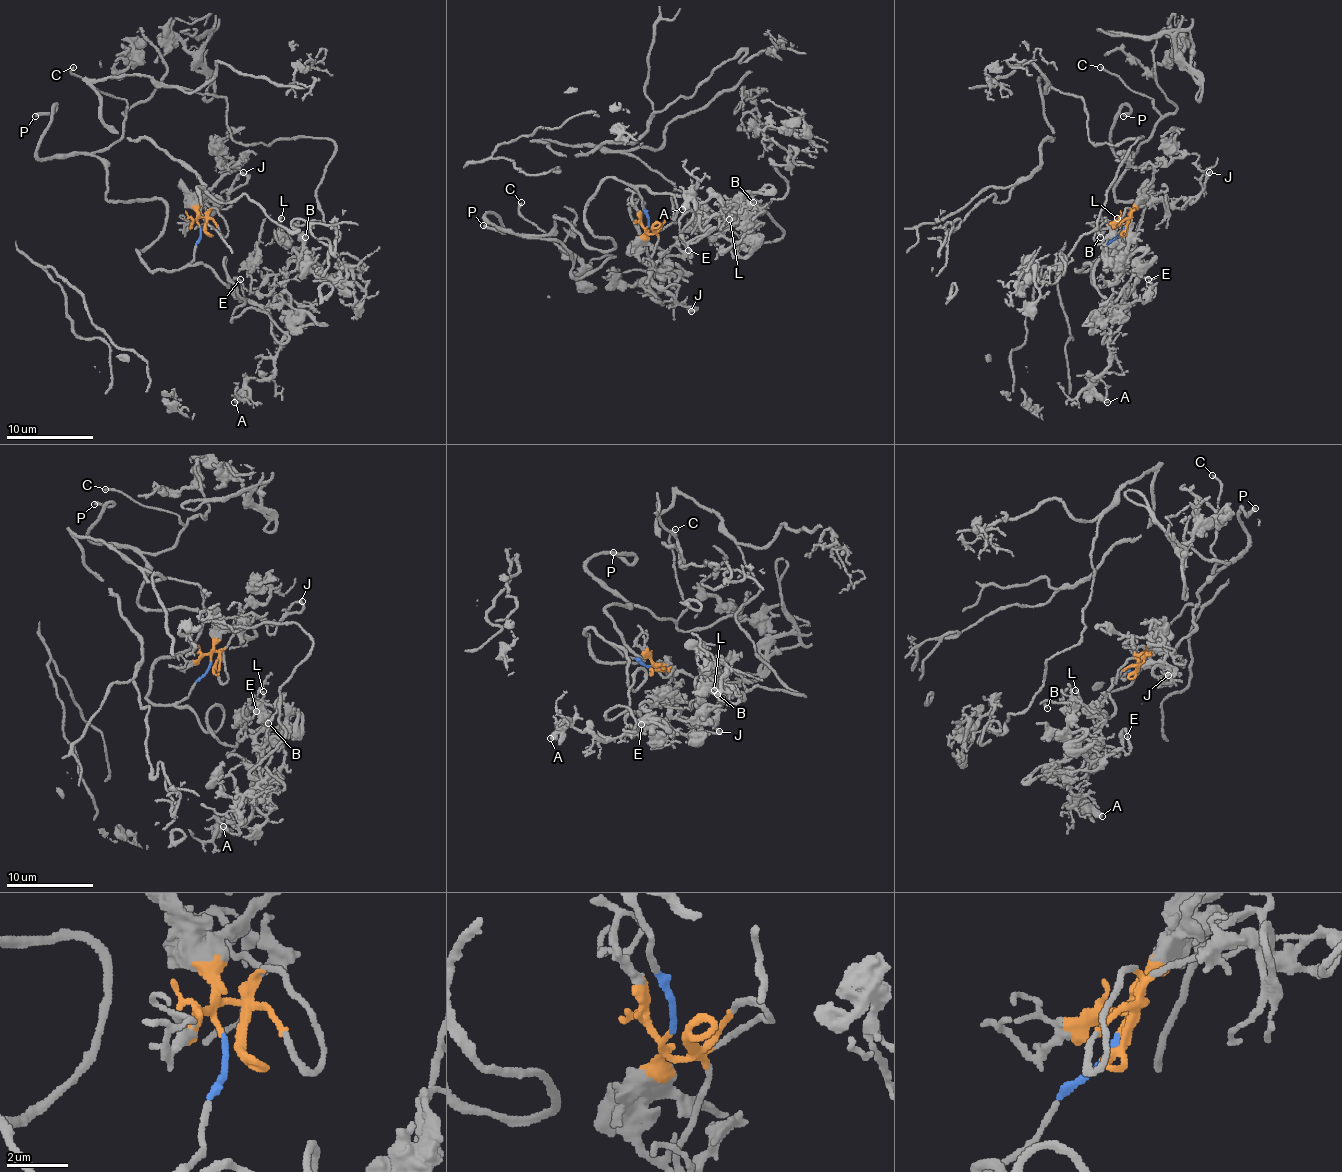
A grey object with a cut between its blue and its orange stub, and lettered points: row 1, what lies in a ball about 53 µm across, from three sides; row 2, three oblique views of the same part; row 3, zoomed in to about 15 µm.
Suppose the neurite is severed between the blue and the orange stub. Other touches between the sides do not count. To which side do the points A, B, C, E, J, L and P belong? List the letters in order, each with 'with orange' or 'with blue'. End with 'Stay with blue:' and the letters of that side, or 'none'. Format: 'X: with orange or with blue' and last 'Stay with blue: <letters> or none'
A: with blue
B: with blue
C: with blue
E: with blue
J: with orange
L: with blue
P: with blue
Stay with blue: A, B, C, E, L, P

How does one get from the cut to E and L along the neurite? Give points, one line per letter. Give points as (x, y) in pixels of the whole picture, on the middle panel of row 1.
E: (648, 227), (639, 185), (690, 205), (692, 220), (679, 229), (687, 212), (731, 212), (681, 238), (687, 251)
L: (648, 227), (639, 185), (690, 205), (679, 229), (735, 203), (724, 233), (737, 244), (751, 229), (729, 218)

